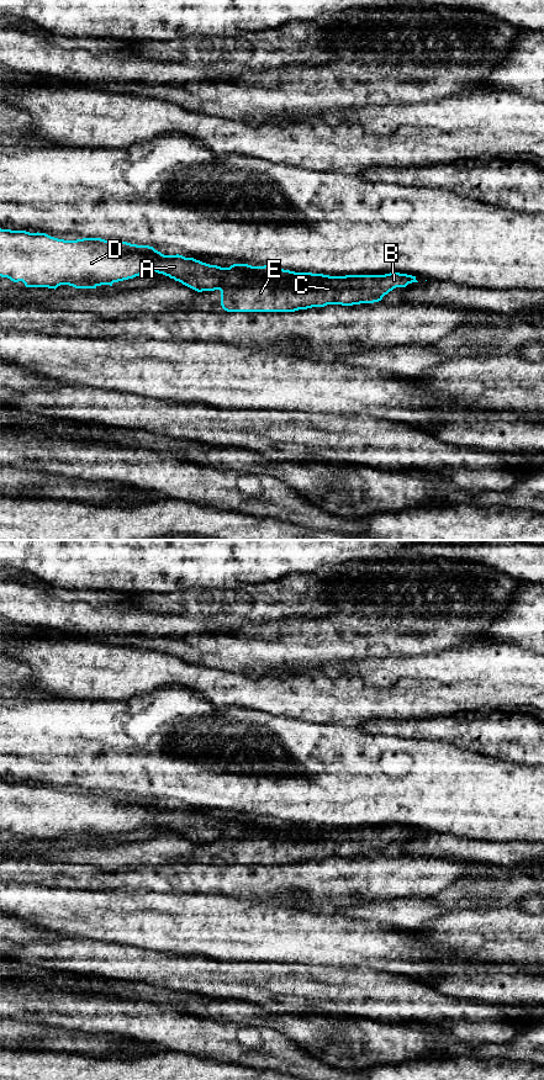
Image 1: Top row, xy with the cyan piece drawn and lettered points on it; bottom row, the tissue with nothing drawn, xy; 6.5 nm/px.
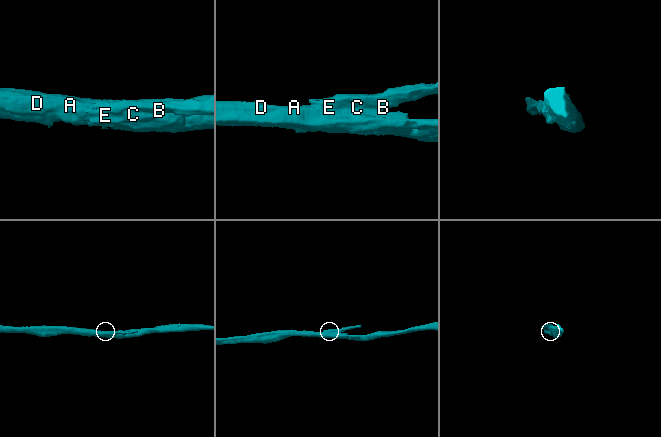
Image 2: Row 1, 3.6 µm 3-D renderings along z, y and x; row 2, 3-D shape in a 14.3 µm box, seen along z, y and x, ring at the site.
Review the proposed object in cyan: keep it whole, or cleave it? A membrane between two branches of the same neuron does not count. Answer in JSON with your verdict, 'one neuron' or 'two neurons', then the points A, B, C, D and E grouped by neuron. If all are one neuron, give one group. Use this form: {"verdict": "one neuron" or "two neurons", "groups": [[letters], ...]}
{"verdict": "two neurons", "groups": [["A", "D"], ["B", "C", "E"]]}

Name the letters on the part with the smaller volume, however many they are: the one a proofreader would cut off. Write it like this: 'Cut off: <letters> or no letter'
Cut off: B, C, E

